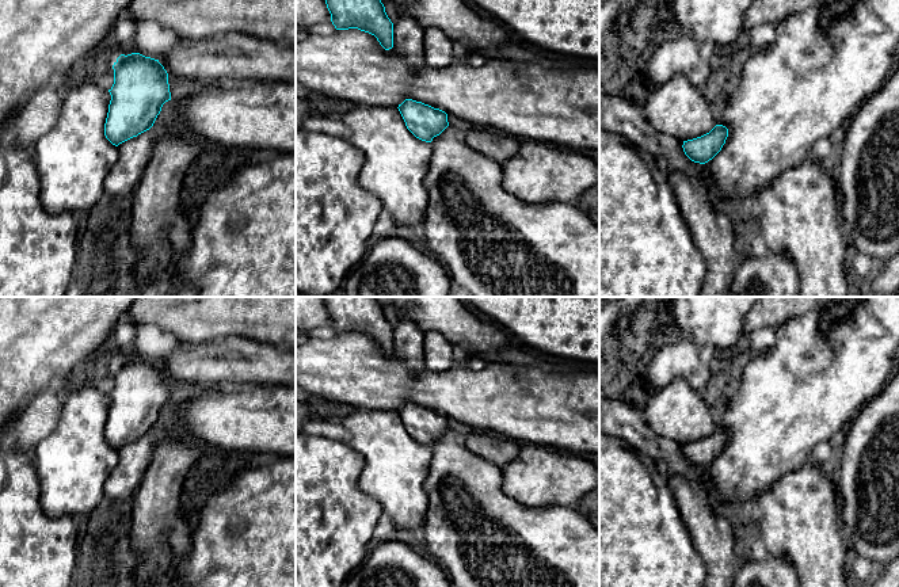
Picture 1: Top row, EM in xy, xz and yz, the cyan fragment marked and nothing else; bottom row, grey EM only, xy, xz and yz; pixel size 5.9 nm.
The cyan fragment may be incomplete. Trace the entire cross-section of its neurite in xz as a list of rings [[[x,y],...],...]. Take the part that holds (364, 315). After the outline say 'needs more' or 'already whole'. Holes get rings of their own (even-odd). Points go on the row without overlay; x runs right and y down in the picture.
[[[296,297],[296,333],[327,325],[336,333],[358,332],[369,336],[385,354],[393,351],[393,327],[376,297]]]; needs more

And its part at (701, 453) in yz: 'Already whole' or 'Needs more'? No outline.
Needs more

